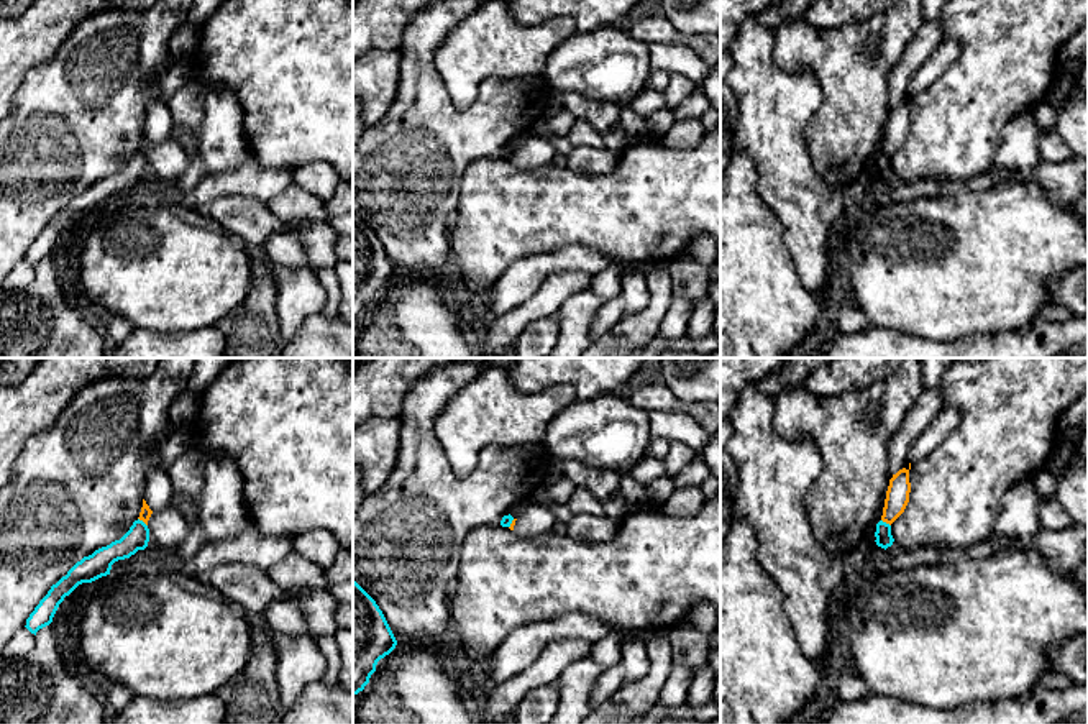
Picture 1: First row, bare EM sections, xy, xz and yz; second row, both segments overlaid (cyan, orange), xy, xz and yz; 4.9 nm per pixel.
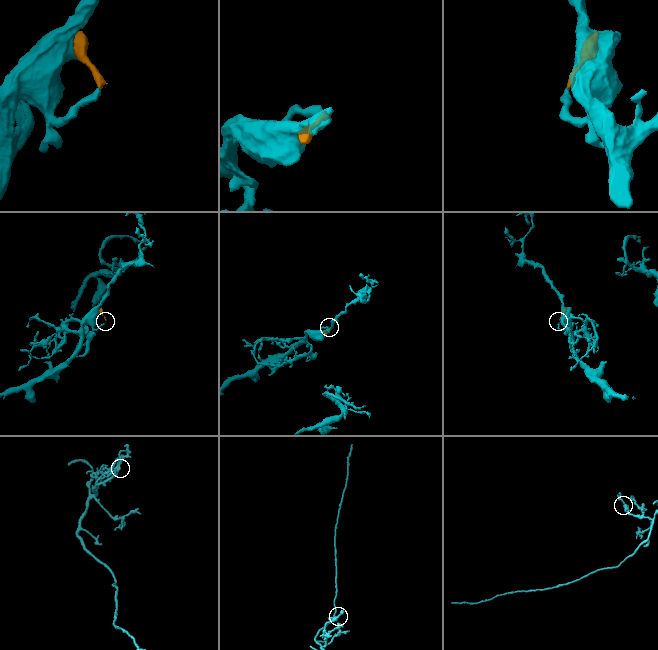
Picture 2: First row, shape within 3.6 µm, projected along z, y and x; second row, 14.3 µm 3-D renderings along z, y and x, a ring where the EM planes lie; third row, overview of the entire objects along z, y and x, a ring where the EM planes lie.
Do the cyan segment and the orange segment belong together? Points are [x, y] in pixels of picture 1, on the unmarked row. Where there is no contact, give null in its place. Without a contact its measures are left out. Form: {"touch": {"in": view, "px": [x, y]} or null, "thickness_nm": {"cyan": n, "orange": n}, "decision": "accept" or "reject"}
{"touch": {"in": "xy", "px": [143, 155]}, "thickness_nm": {"cyan": 110, "orange": 60}, "decision": "reject"}

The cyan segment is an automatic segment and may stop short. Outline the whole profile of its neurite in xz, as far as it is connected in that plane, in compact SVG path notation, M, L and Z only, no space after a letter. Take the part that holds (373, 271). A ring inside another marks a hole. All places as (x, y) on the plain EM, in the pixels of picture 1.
M353 212L353 327L369 315L381 291L389 287L397 273L376 233Z

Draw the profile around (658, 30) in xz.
M663 15L635 23L629 34L637 41L643 41L647 46L658 43L689 48L709 66L720 62L719 34L683 34Z

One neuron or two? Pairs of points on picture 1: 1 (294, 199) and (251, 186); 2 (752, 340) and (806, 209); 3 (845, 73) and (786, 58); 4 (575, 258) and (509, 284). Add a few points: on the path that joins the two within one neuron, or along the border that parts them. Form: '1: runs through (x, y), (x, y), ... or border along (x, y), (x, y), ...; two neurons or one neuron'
1: border along (291, 181), (268, 204); two neurons
2: border along (775, 215), (806, 286); two neurons
3: runs through (831, 58), (801, 58); one neuron
4: runs through (558, 260), (545, 263), (525, 276); one neuron

